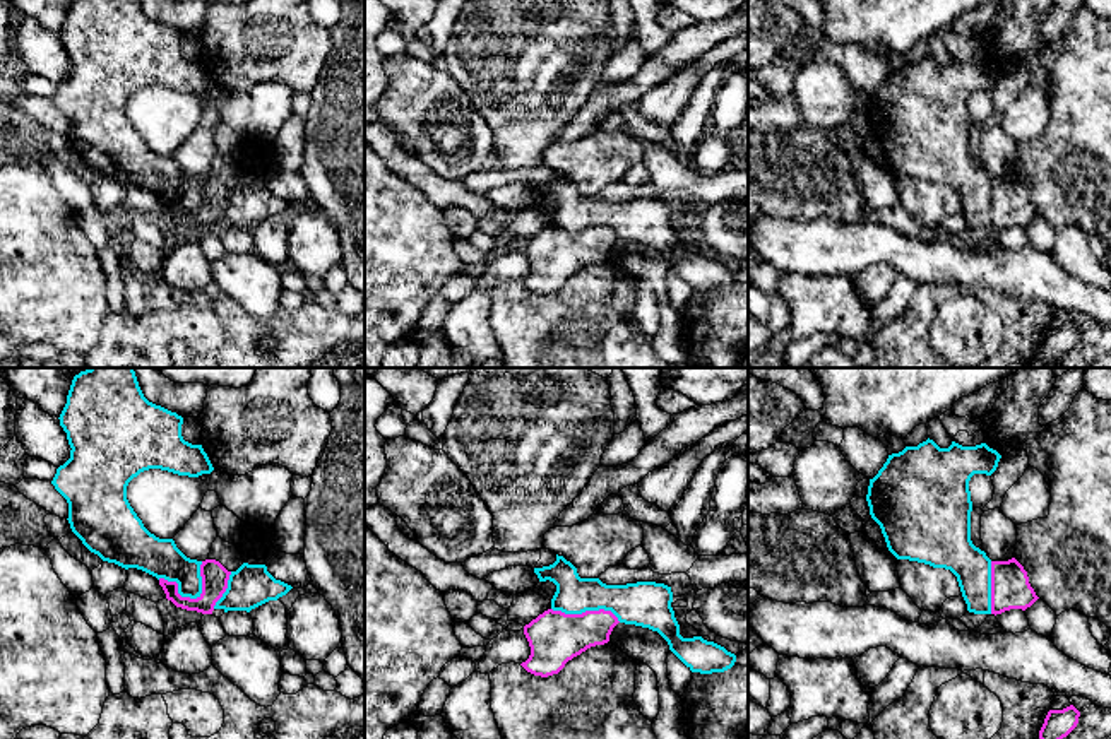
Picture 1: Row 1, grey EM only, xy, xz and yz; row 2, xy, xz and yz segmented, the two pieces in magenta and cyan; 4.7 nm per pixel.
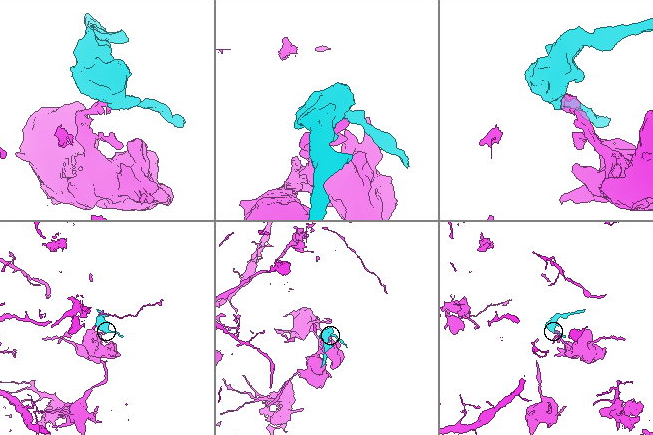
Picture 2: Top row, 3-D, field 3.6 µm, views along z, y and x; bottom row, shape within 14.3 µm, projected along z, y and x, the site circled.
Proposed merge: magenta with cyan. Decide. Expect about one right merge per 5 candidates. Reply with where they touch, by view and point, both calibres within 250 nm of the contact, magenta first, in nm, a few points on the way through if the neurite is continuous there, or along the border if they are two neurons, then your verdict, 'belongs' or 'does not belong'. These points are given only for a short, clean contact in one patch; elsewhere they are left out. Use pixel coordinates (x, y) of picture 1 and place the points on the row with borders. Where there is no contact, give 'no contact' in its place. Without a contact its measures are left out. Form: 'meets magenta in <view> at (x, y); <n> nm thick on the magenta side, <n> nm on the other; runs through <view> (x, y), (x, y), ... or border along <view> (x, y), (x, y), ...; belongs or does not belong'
meets magenta in xy at (189, 597); 130 nm thick on the magenta side, 180 nm on the other; border along xy (202, 561), (196, 597), (184, 597), (175, 582), (158, 579); does not belong

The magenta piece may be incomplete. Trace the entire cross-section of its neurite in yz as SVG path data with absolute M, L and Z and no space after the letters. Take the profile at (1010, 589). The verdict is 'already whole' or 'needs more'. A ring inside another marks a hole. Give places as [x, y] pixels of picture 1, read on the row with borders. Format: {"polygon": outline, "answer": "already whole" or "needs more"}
{"polygon": "M1015 558L991 561L991 614L996 616L1010 609L1025 611L1037 599L1027 571Z", "answer": "already whole"}

